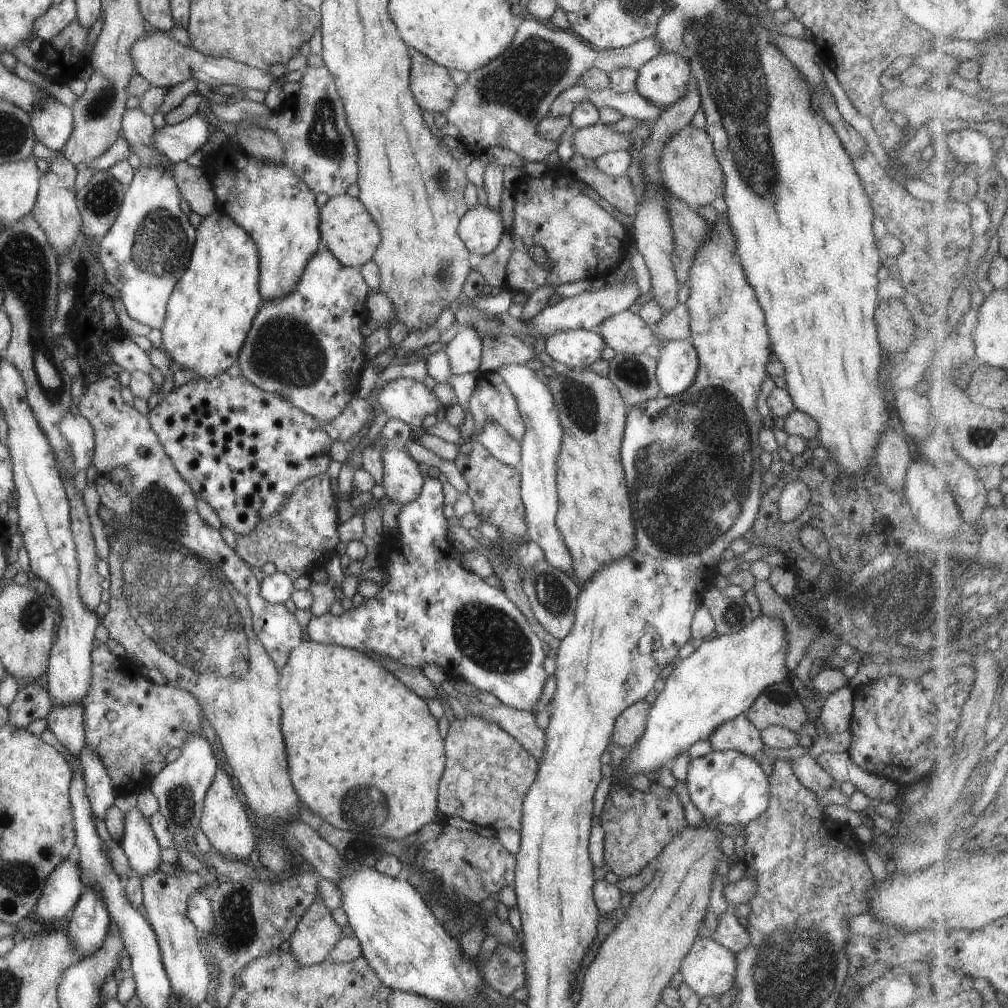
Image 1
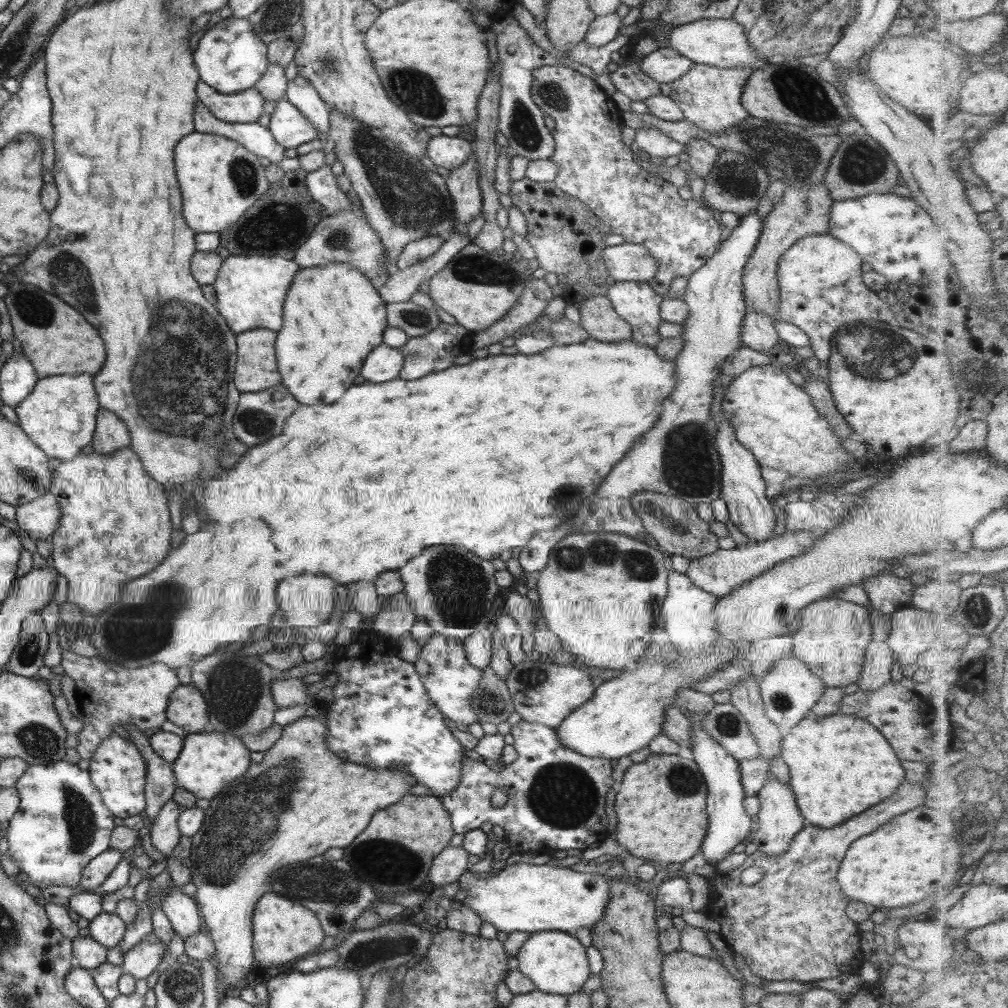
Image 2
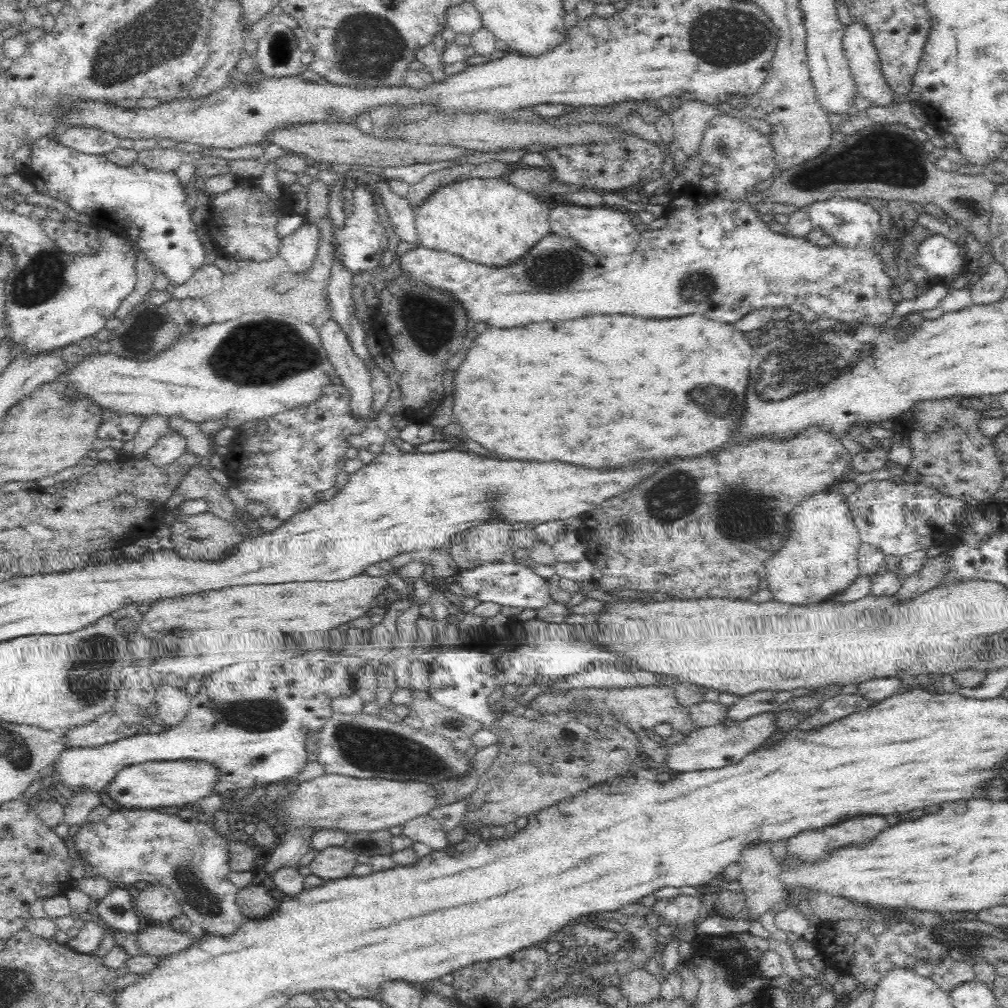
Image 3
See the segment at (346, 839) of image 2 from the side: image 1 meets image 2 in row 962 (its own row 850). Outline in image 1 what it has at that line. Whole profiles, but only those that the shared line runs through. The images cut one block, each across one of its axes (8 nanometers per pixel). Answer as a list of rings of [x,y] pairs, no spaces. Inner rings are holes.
[[[216,768],[211,784],[207,787],[203,797],[202,811],[198,827],[207,837],[215,852],[228,859],[240,861],[253,859],[255,853],[255,836],[253,829],[245,815],[245,808],[241,805],[235,790],[227,777],[229,773]]]

